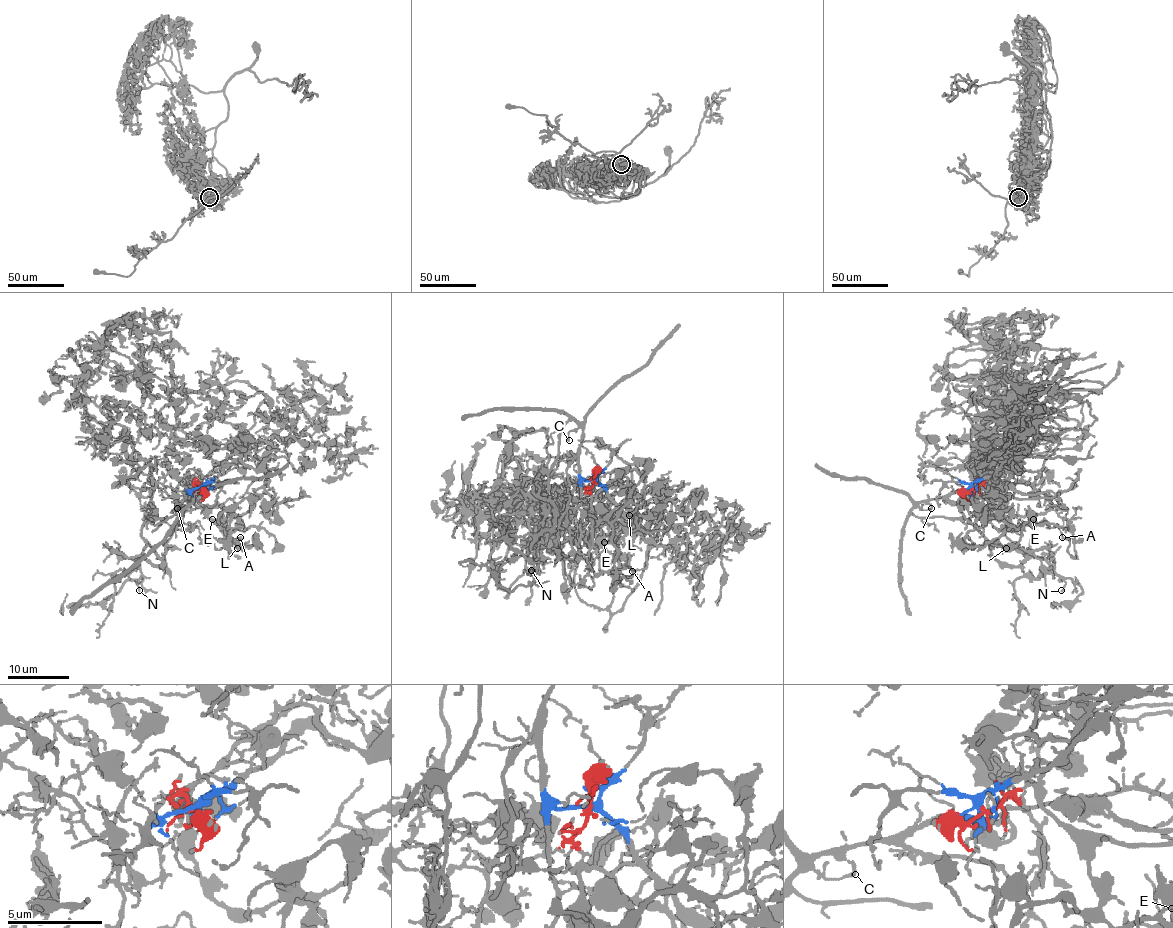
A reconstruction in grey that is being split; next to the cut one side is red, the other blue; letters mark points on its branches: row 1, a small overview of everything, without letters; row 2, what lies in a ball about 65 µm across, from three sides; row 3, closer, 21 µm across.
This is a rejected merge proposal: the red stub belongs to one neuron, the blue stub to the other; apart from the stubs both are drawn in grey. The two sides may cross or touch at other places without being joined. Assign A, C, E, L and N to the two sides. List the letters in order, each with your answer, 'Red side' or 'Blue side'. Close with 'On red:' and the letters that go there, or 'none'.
A: Red side
C: Blue side
E: Red side
L: Red side
N: Blue side
On red: A, E, L

